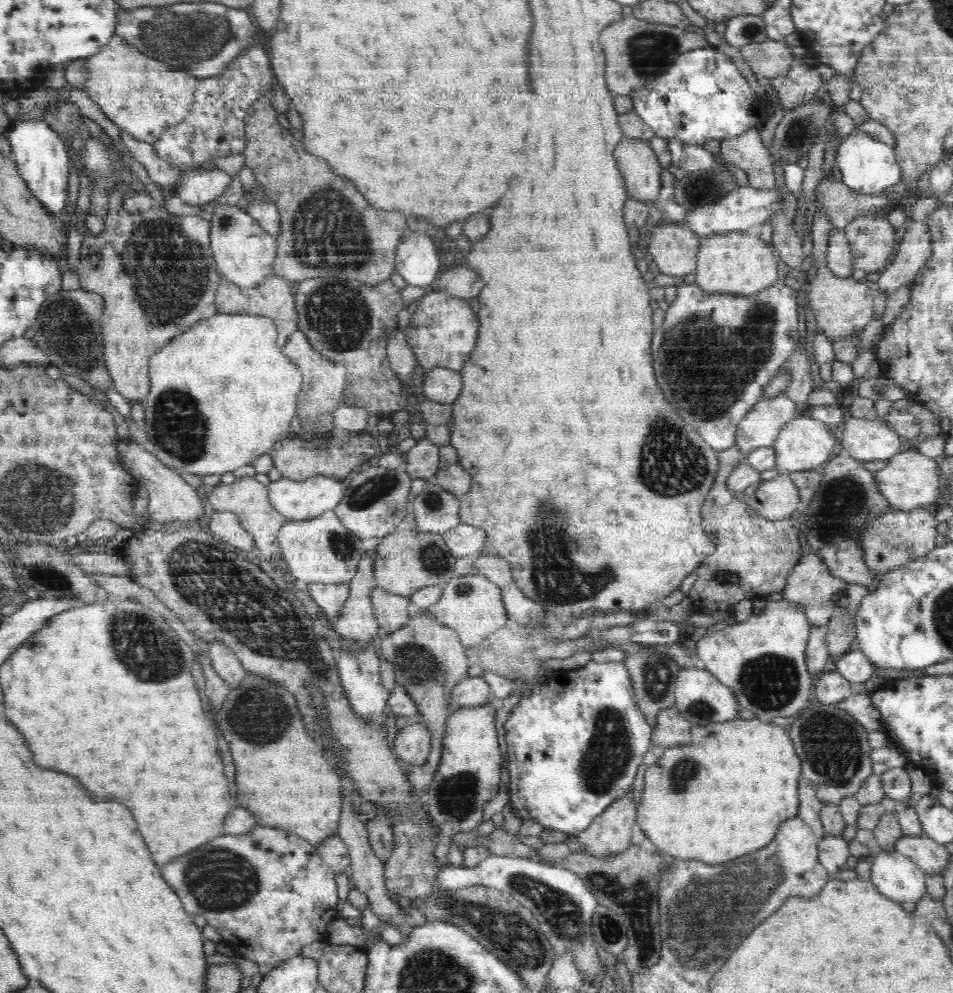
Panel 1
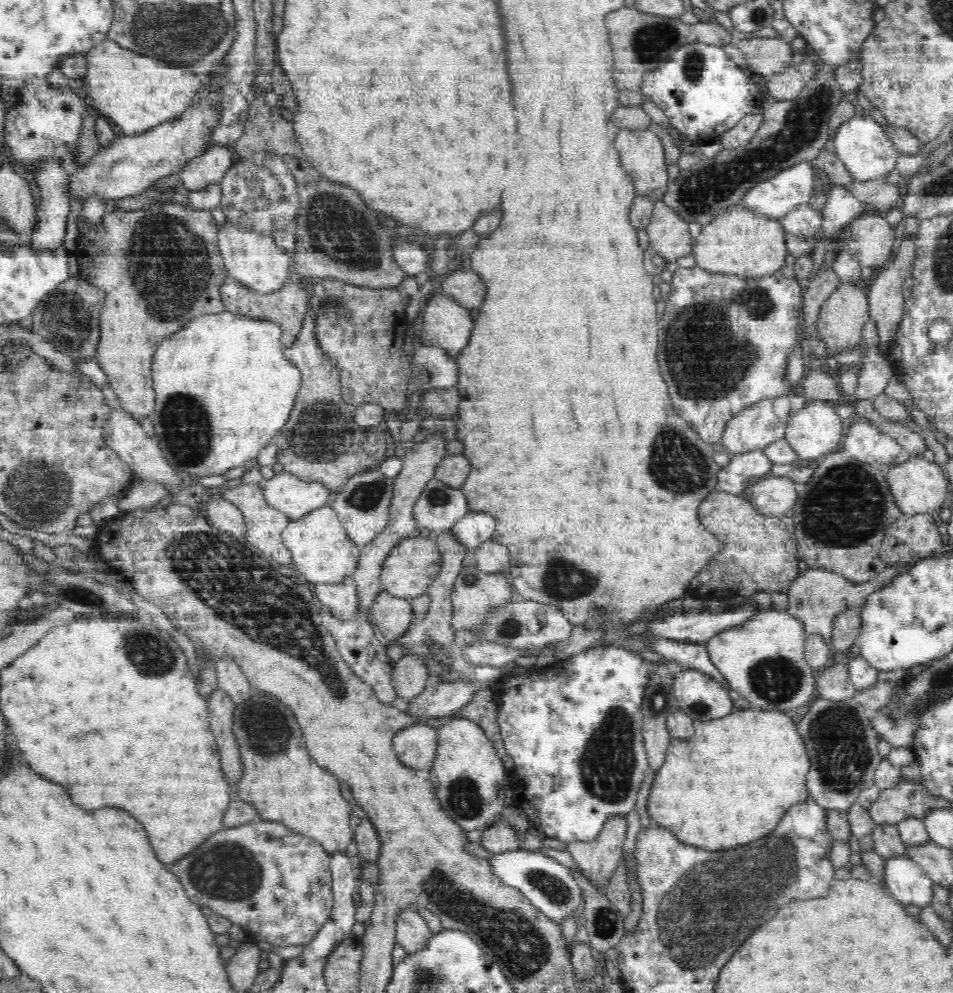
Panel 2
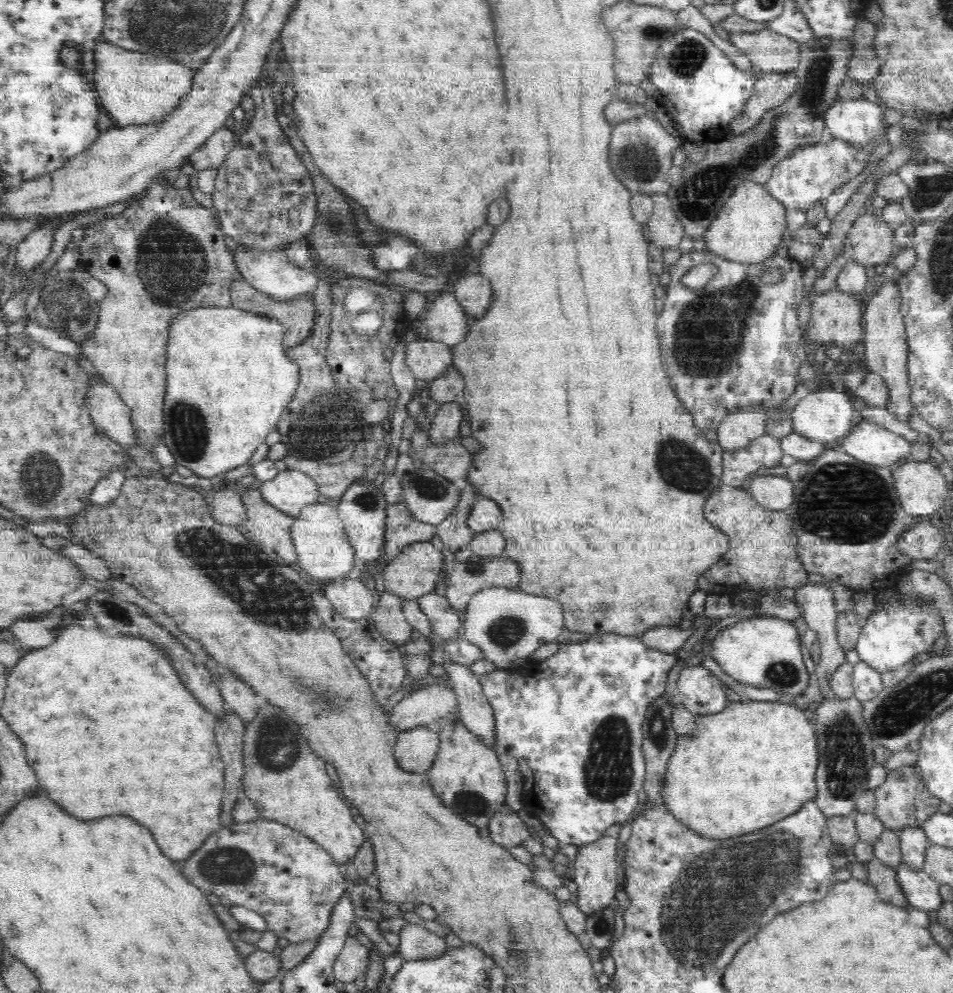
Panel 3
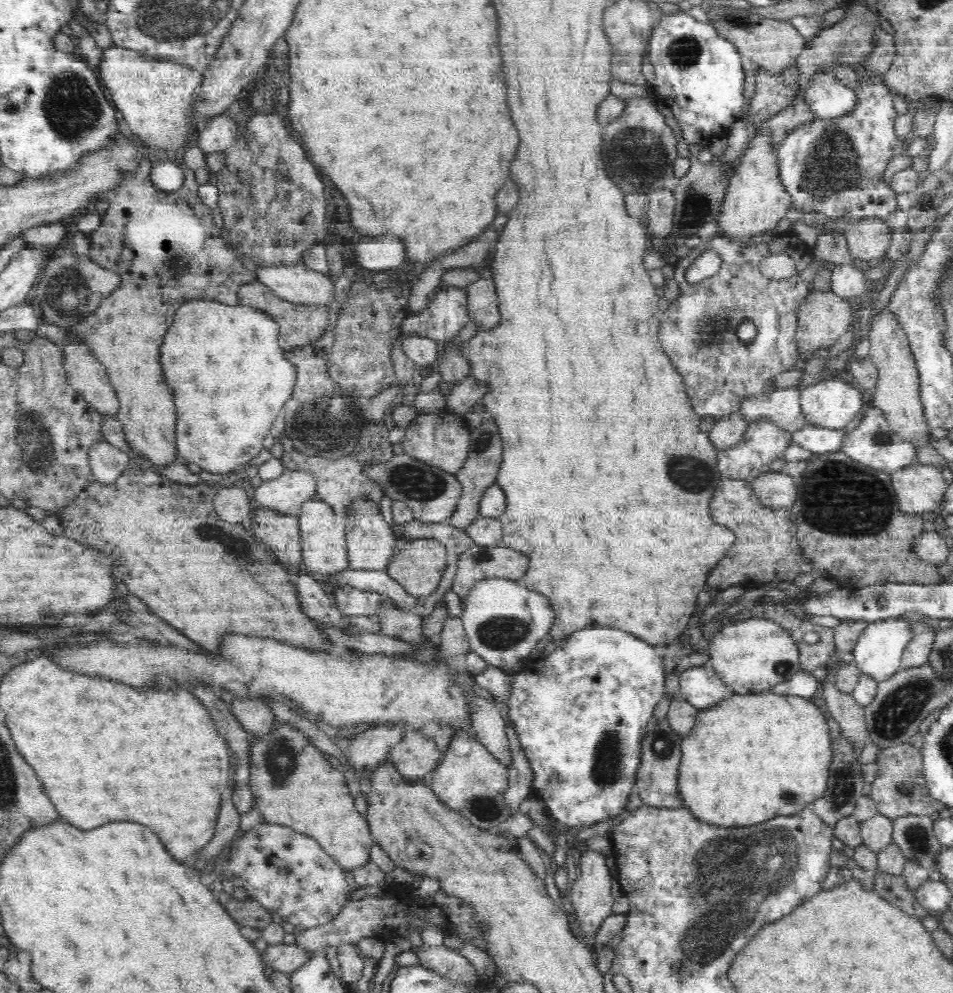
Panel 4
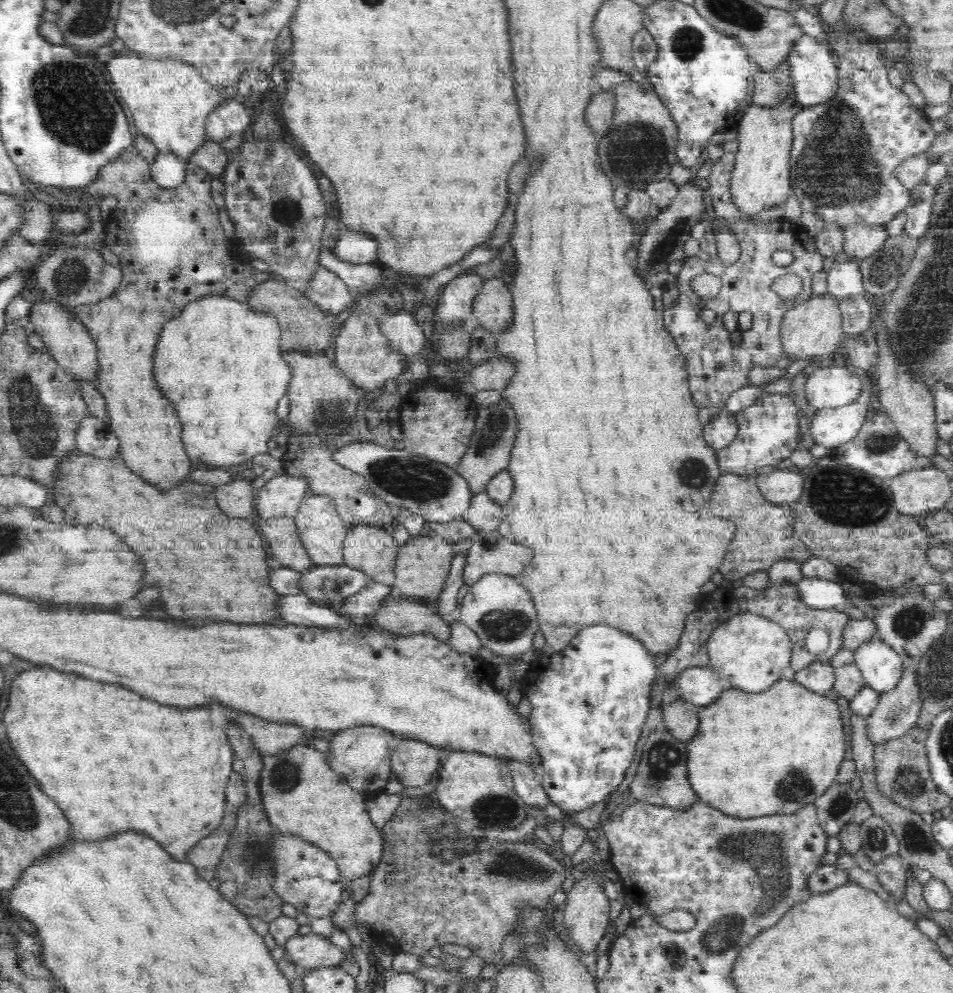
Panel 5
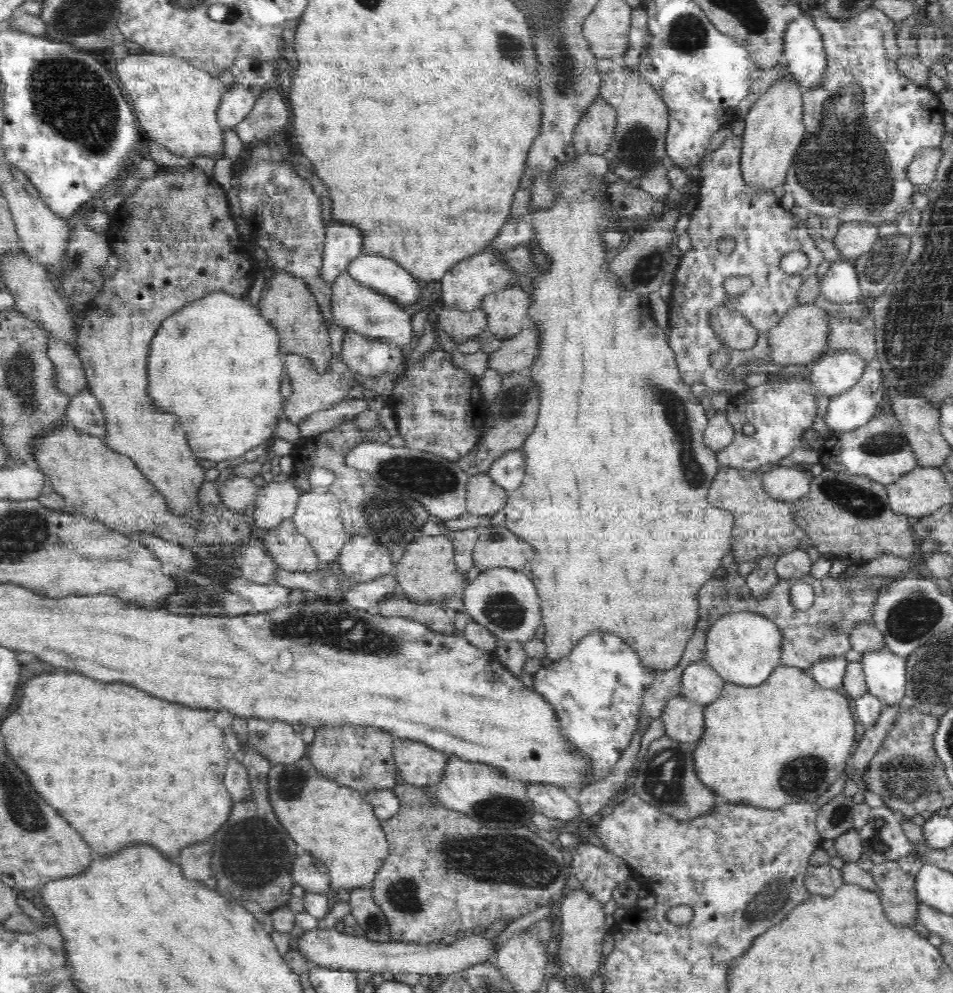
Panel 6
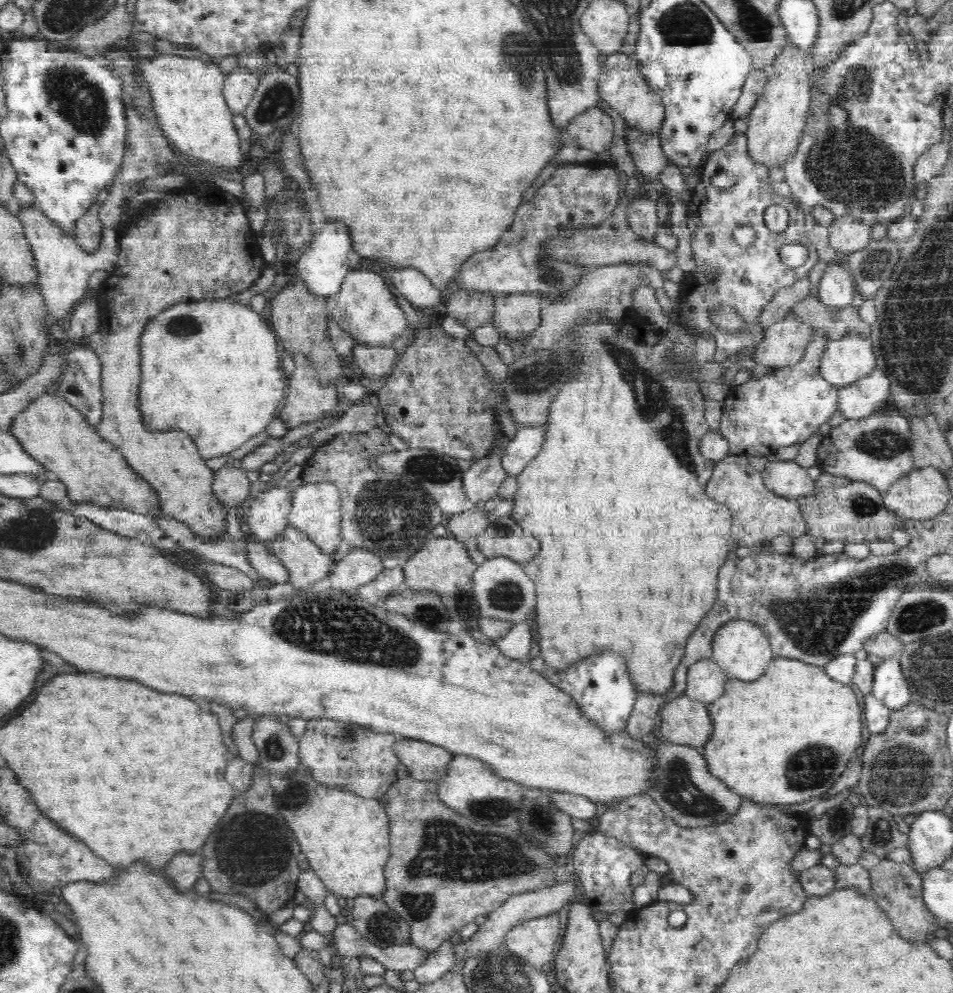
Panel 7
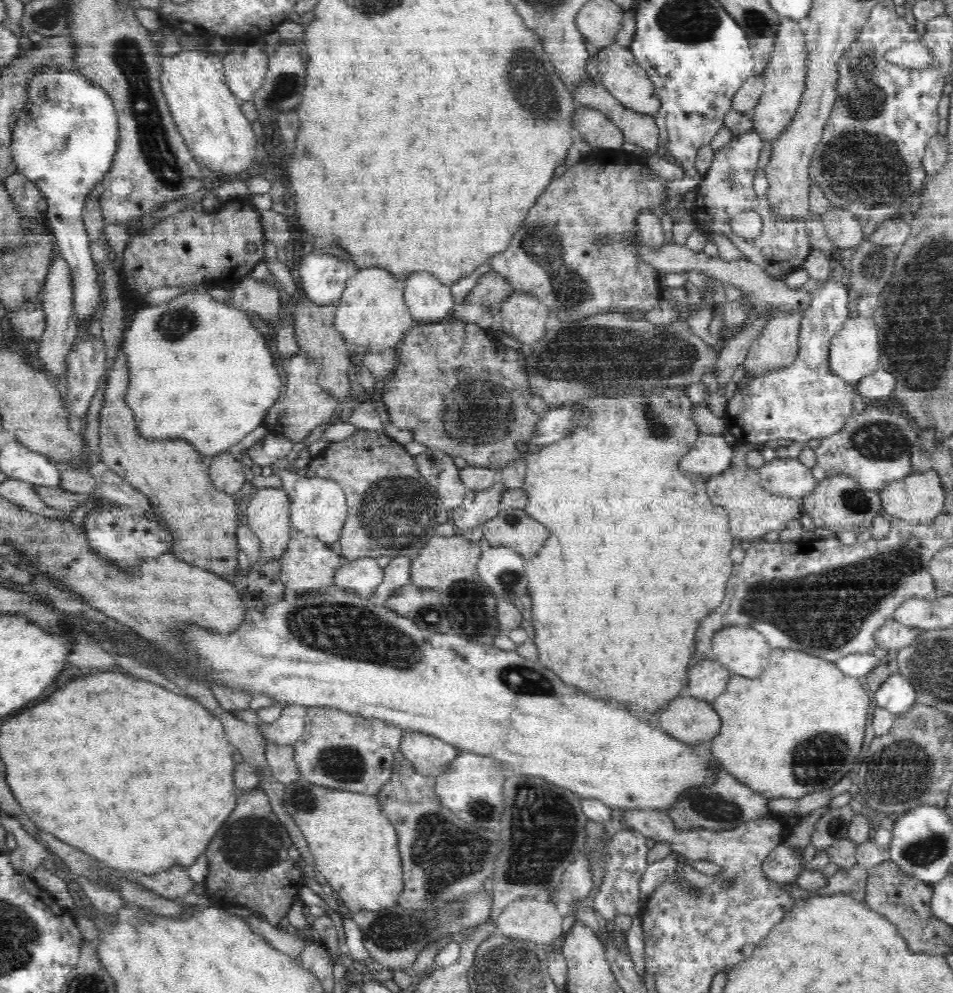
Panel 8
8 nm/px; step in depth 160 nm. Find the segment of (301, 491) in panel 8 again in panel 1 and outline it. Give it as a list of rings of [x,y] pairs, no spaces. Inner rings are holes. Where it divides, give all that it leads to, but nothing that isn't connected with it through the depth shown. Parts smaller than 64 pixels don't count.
[[[328,510],[308,520],[289,519],[283,525],[276,534],[280,546],[279,554],[286,561],[294,578],[305,583],[322,584],[342,584],[352,580],[358,562],[367,550],[362,539],[343,526],[335,510]]]

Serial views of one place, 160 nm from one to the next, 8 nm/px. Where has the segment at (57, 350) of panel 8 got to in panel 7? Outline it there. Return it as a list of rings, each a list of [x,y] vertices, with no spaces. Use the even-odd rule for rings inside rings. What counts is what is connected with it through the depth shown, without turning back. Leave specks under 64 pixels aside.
[[[35,204],[31,207],[18,208],[16,215],[21,220],[25,239],[30,243],[31,252],[36,258],[39,288],[44,297],[44,303],[52,316],[62,318],[68,314],[68,310],[74,308],[76,302],[80,302],[80,298],[84,298],[84,292],[90,292],[88,281],[94,272],[110,273],[114,270],[121,255],[120,247],[118,247],[118,231],[104,228],[104,237],[99,250],[96,253],[84,253],[70,233],[63,231],[54,221],[48,219],[42,209]]]

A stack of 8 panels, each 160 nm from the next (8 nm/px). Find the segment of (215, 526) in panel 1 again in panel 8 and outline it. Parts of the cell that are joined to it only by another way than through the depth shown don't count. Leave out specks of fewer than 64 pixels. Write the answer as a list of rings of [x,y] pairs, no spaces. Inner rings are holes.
[[[222,451],[222,454],[215,455],[214,460],[210,460],[208,472],[213,485],[222,492],[234,495],[244,486],[244,470],[240,461],[227,451]]]

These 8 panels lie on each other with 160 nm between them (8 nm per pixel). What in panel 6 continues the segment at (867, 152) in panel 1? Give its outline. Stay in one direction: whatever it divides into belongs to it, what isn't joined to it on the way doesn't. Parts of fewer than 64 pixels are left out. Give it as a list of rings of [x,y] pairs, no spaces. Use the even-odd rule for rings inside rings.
[[[800,12],[790,20],[783,38],[783,53],[788,57],[788,72],[793,74],[802,90],[822,84],[826,70],[826,52],[821,32],[813,15]]]

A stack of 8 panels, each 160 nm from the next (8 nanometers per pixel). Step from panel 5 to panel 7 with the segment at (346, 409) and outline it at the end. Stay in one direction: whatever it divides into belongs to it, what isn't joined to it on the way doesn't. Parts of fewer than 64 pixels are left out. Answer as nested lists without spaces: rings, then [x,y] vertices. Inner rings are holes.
[[[293,353],[292,355],[295,369],[290,377],[286,379],[286,396],[277,415],[285,422],[288,430],[325,417],[338,404],[341,397],[335,384],[323,386],[319,382],[316,369],[307,357],[302,353]]]

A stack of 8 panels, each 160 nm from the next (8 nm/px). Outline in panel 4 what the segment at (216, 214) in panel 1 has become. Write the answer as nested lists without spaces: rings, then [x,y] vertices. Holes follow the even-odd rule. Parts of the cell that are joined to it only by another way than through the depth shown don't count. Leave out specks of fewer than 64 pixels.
[[[301,262],[289,267],[259,267],[255,274],[257,282],[294,304],[328,307],[334,300],[334,282],[325,273],[306,268]]]

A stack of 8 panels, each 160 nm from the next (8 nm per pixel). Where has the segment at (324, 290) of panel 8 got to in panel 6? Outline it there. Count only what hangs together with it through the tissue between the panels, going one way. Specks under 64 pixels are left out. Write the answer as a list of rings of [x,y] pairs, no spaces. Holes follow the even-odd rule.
[[[330,222],[325,232],[321,280],[328,284],[334,282],[362,253],[362,234],[358,228]]]

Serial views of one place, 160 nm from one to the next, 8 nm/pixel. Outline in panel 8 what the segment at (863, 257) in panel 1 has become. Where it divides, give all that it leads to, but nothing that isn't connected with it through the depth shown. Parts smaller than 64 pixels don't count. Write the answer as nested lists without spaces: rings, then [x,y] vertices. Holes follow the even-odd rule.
[[[832,206],[818,218],[822,219],[828,238],[835,245],[837,252],[854,248],[864,241],[860,221],[851,212]]]

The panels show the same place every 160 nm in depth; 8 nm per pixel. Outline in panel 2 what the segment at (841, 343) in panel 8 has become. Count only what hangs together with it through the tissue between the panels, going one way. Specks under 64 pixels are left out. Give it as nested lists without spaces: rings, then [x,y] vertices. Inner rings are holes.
[[[808,402],[808,406],[804,406],[789,416],[788,421],[783,438],[798,455],[797,464],[808,464],[812,460],[817,461],[824,454],[841,449],[840,440],[844,439],[848,424],[846,420],[837,415],[837,412],[834,412],[832,402],[812,402],[812,404]]]

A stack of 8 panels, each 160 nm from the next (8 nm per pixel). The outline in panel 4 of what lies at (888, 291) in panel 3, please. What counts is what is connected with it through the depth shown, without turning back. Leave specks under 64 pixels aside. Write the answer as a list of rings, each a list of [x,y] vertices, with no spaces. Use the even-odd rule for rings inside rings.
[[[884,309],[870,320],[870,332],[866,338],[871,344],[869,359],[876,366],[878,382],[874,392],[871,393],[871,406],[878,407],[888,419],[888,424],[893,431],[913,444],[915,447],[929,444],[932,437],[931,428],[925,419],[925,409],[921,398],[921,386],[917,364],[913,353],[909,350],[909,340],[901,328],[895,315]]]

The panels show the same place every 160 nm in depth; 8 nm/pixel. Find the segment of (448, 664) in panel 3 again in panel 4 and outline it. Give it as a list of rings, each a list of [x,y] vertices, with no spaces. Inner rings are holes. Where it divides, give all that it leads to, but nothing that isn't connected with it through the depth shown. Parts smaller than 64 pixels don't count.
[[[474,697],[470,699],[473,704],[473,715],[470,715],[470,733],[474,734],[476,741],[482,745],[504,766],[508,768],[512,764],[512,752],[509,739],[505,731],[505,716],[503,709],[490,699]]]

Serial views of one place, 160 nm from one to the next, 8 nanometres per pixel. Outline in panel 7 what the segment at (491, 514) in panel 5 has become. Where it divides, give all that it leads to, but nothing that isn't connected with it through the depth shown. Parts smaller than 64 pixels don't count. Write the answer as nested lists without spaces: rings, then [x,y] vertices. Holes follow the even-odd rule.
[[[502,424],[498,425],[488,455],[473,461],[469,469],[463,471],[463,487],[471,504],[479,505],[498,496],[500,484],[506,478],[502,468],[501,453],[510,442],[510,437],[510,430]]]

